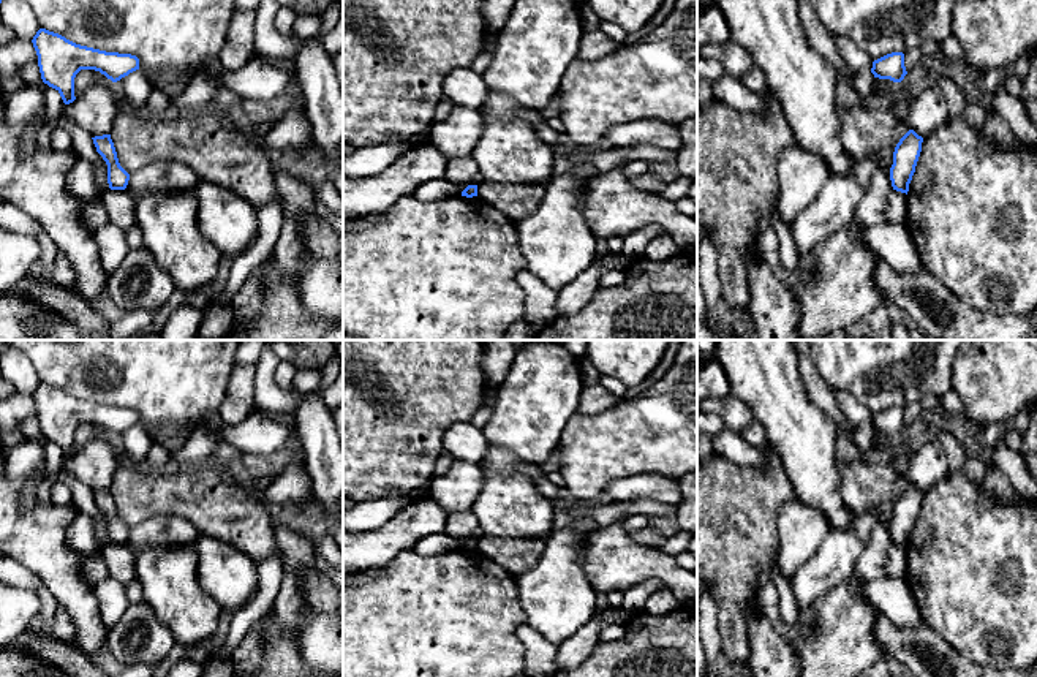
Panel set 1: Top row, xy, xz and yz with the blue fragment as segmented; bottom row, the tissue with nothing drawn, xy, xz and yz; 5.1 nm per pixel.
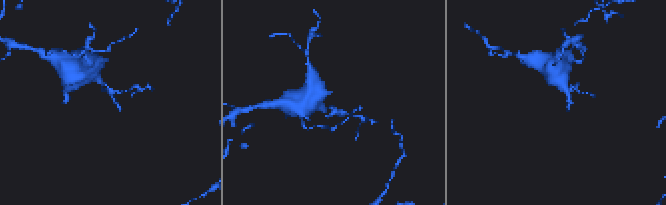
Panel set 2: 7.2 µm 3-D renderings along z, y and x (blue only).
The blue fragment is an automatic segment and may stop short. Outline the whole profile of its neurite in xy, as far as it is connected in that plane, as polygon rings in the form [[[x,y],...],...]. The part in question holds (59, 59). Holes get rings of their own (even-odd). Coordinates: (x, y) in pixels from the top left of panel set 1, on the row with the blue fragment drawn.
[[[40,28],[32,43],[43,82],[55,89],[65,104],[76,100],[74,78],[81,70],[100,71],[112,82],[139,70],[136,55],[81,46],[46,28]]]

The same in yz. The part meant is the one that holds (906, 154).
[[[909,130],[896,144],[893,152],[893,165],[890,168],[892,187],[896,191],[909,191],[909,183],[915,172],[915,166],[922,152],[923,138]]]

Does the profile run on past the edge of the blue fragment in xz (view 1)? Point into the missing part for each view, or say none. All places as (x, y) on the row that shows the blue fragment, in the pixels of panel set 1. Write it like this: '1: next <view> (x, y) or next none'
1: next none

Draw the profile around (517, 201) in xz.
[[[482,182],[477,196],[501,210],[511,220],[518,221],[536,212],[545,193],[541,183],[498,183]]]

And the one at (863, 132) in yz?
[[[838,103],[836,111],[844,150],[854,158],[873,155],[879,168],[890,169],[895,147],[911,127],[896,120],[885,108],[847,109]]]

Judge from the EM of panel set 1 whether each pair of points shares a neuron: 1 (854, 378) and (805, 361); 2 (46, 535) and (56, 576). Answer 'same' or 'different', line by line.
1: different
2: same

